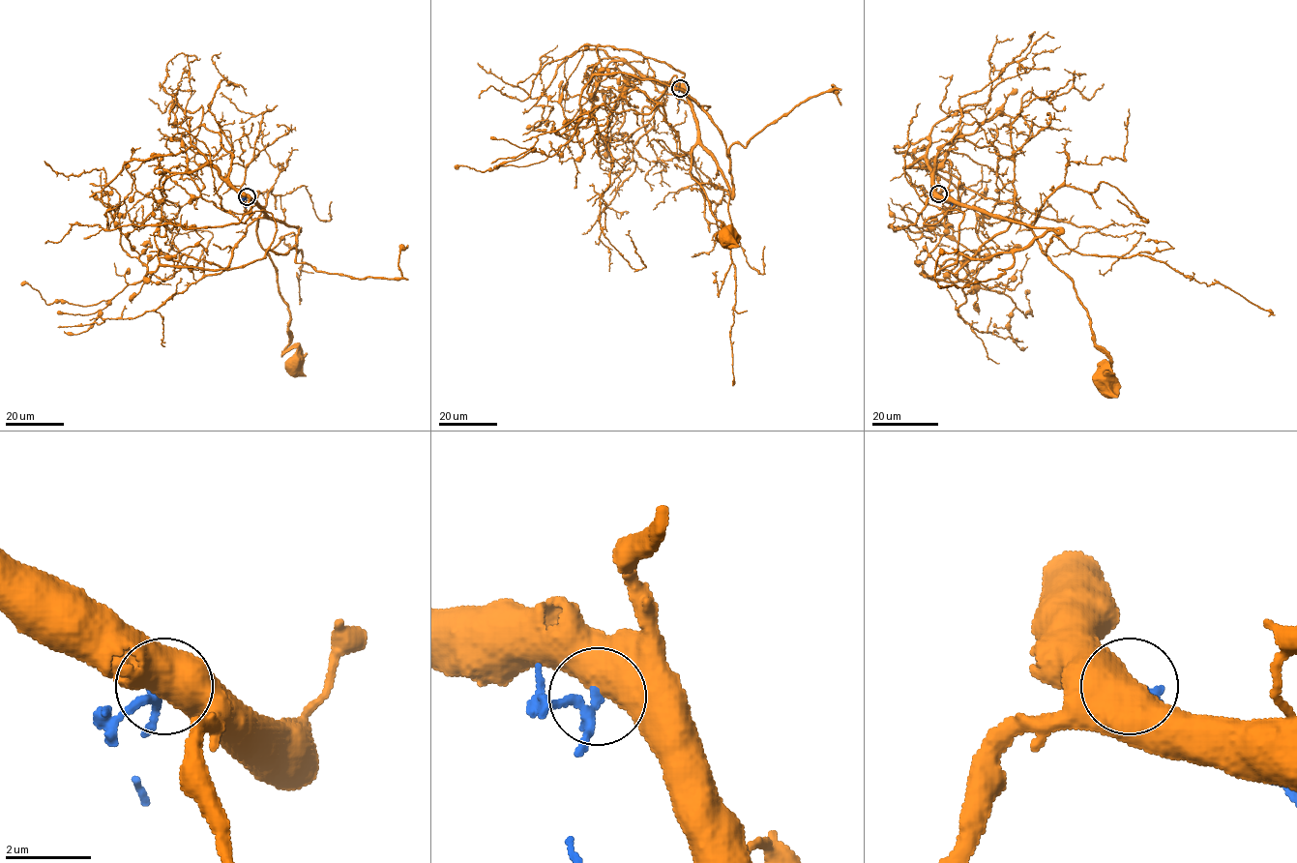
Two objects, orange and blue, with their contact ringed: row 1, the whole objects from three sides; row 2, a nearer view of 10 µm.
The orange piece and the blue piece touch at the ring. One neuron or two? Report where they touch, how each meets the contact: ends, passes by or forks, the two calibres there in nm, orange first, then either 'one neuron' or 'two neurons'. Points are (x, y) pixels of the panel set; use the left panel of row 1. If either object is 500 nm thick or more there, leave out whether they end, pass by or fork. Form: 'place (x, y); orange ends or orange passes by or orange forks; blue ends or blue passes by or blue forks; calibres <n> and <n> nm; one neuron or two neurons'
place (247, 196); calibres 750 and 200 nm; two neurons

